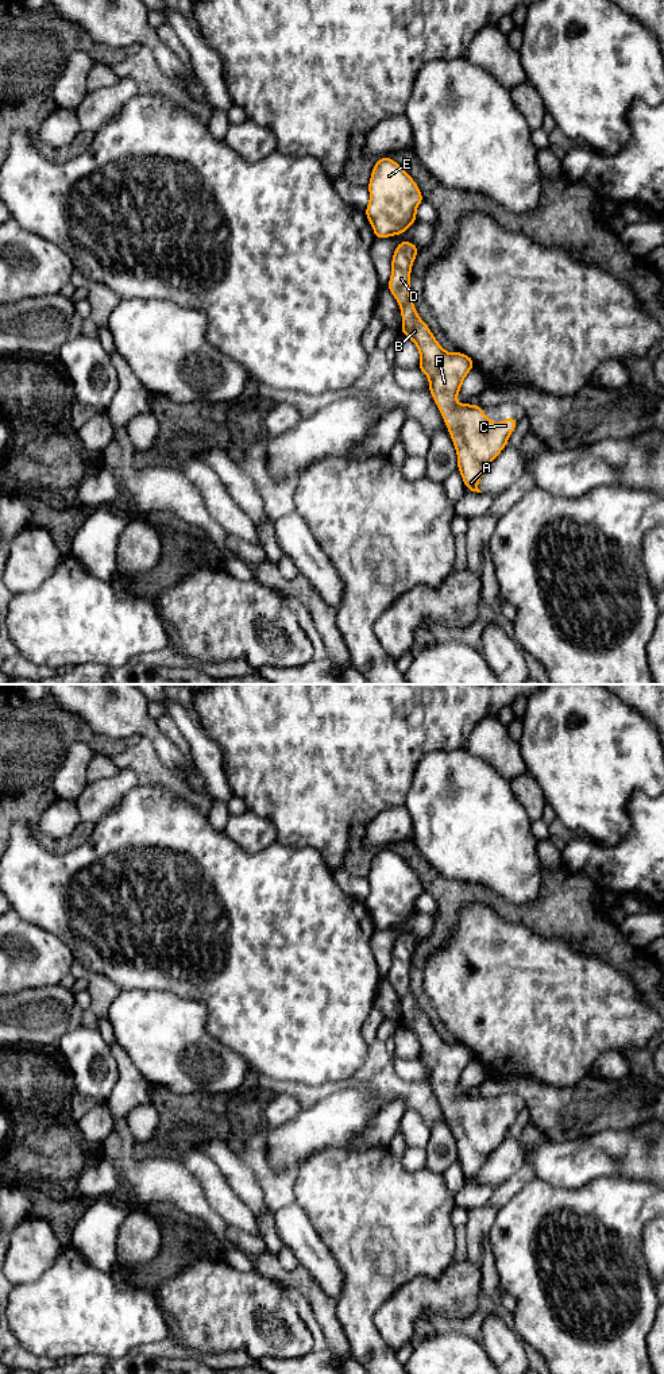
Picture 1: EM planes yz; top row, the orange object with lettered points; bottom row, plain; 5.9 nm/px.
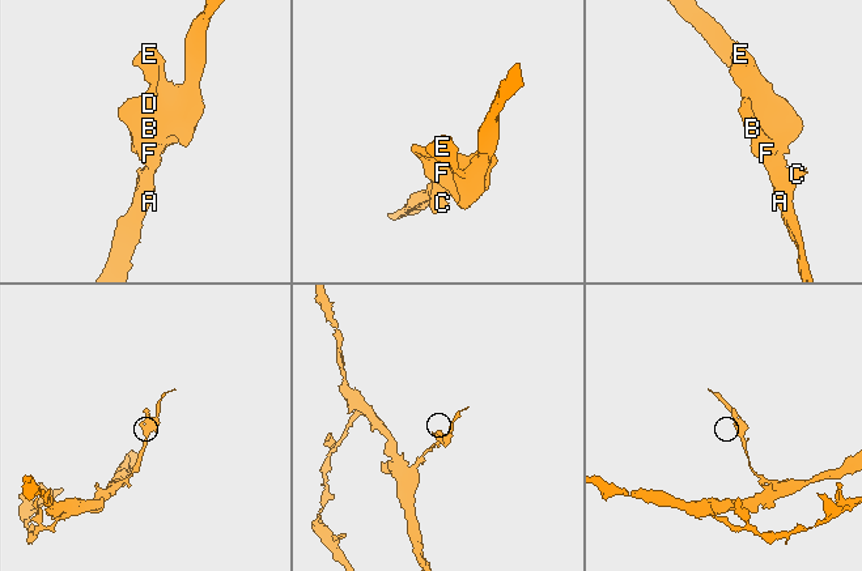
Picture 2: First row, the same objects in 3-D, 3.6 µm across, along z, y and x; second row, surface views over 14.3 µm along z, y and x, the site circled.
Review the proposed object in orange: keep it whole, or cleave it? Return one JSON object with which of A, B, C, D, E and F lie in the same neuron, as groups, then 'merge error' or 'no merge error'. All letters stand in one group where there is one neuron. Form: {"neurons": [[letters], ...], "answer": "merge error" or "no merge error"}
{"neurons": [["A", "B", "C", "D", "E", "F"]], "answer": "no merge error"}

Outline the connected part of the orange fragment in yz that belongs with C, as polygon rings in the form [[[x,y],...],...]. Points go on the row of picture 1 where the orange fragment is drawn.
[[[408,240],[395,247],[387,287],[401,308],[401,332],[418,348],[418,368],[429,378],[428,390],[455,444],[458,470],[464,486],[482,493],[478,489],[479,479],[507,445],[509,436],[520,420],[505,417],[495,427],[493,420],[485,416],[480,405],[456,402],[463,381],[475,362],[463,352],[447,352],[417,314],[410,297],[410,273],[418,250],[420,247]]]

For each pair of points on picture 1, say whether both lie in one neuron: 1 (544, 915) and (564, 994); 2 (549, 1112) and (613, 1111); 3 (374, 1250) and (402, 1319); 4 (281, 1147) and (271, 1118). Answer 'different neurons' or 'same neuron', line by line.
1: different neurons
2: same neuron
3: different neurons
4: different neurons

